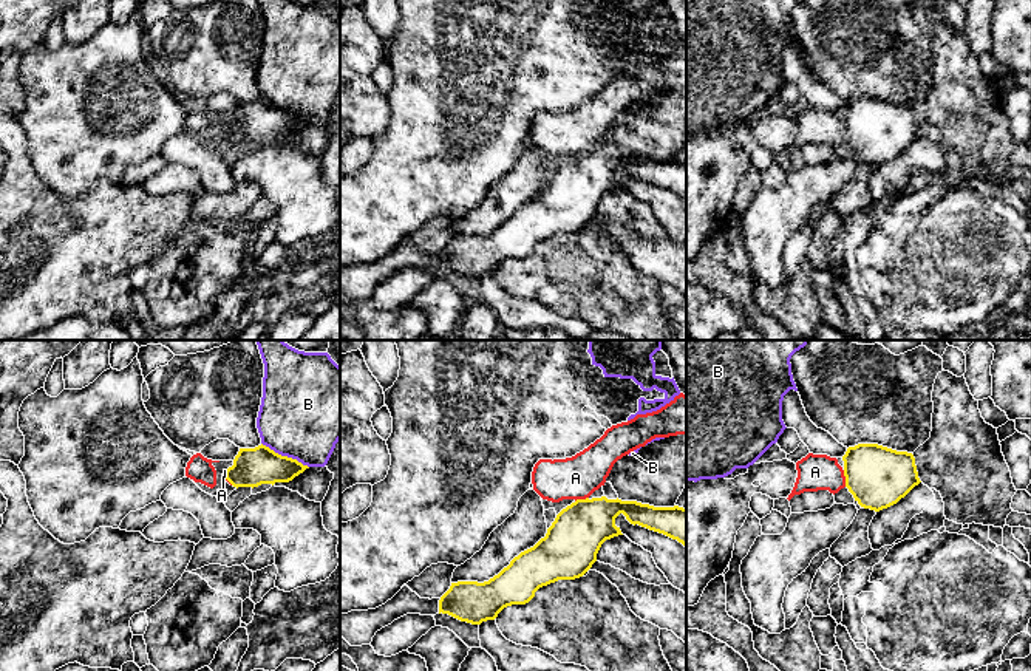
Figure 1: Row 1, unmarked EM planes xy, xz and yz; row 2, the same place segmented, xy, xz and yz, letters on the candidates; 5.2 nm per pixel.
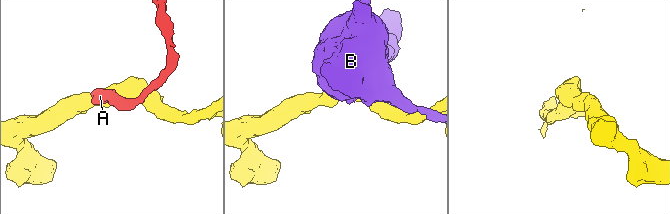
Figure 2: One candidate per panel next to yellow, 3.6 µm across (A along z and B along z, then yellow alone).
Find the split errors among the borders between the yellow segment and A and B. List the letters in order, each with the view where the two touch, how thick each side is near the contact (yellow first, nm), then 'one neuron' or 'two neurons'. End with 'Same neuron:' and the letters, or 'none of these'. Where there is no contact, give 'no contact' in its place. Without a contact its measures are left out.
A: contact in yz; calibres 320 and 190 nm; two neurons
B: contact in xy; calibres 200 and 460 nm; two neurons
Same neuron: none of these

